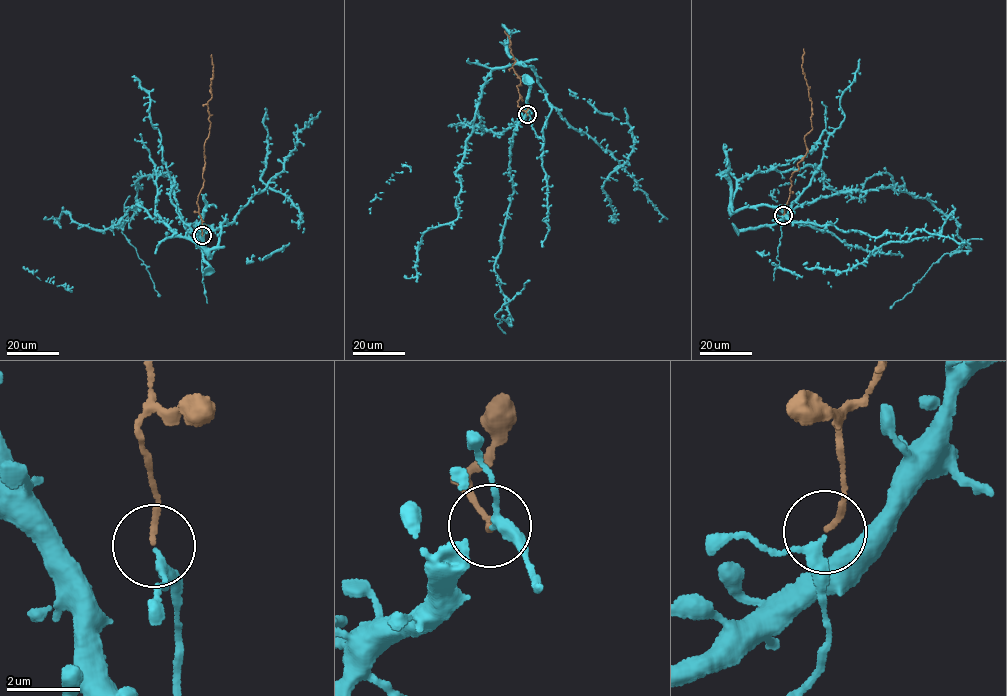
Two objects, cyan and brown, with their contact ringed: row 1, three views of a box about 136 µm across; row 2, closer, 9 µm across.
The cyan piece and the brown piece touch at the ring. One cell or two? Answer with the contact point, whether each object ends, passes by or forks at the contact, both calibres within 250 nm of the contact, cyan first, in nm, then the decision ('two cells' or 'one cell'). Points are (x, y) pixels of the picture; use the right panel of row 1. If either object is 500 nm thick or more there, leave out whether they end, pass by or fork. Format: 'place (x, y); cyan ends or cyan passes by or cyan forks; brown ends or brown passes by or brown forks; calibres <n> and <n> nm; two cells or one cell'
place (783, 215); cyan passes by; brown ends; calibres 220 and 140 nm; one cell

